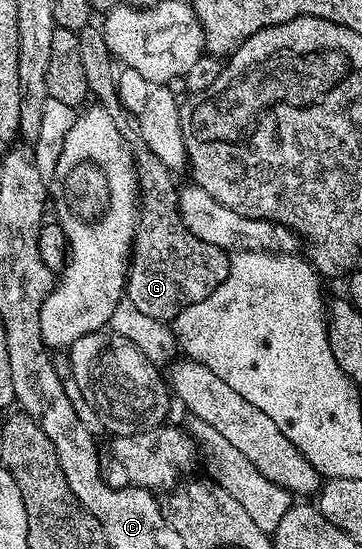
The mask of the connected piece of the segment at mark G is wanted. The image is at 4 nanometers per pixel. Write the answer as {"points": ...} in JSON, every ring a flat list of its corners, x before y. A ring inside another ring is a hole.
{"points":[[89,23,86,28,80,30,79,35,78,51,82,51,82,68,86,71,88,92,93,98,97,97,100,100,97,101,99,108,104,109,110,115,110,119,114,119,114,127,118,129,125,145,128,146,128,152,132,155,132,165,136,169,138,216,130,268,126,278,126,297,131,303,134,303,135,307,138,307,139,311,142,311,143,315,172,323,175,322,179,313,186,311,186,307,190,307,194,303,202,303,202,299,209,297,228,278,230,257,225,250,198,239,198,235,194,235,186,227,186,223,182,223,178,207,180,194,178,184,176,185,175,179,172,178,175,177,173,170,168,169,166,163,162,163,162,159,158,159,158,155,154,155,154,151,150,151,150,147,146,147,133,114,131,117,124,110,123,103,120,102,120,93,116,90,116,77,112,74,114,58,106,47,103,28,99,24]]}

